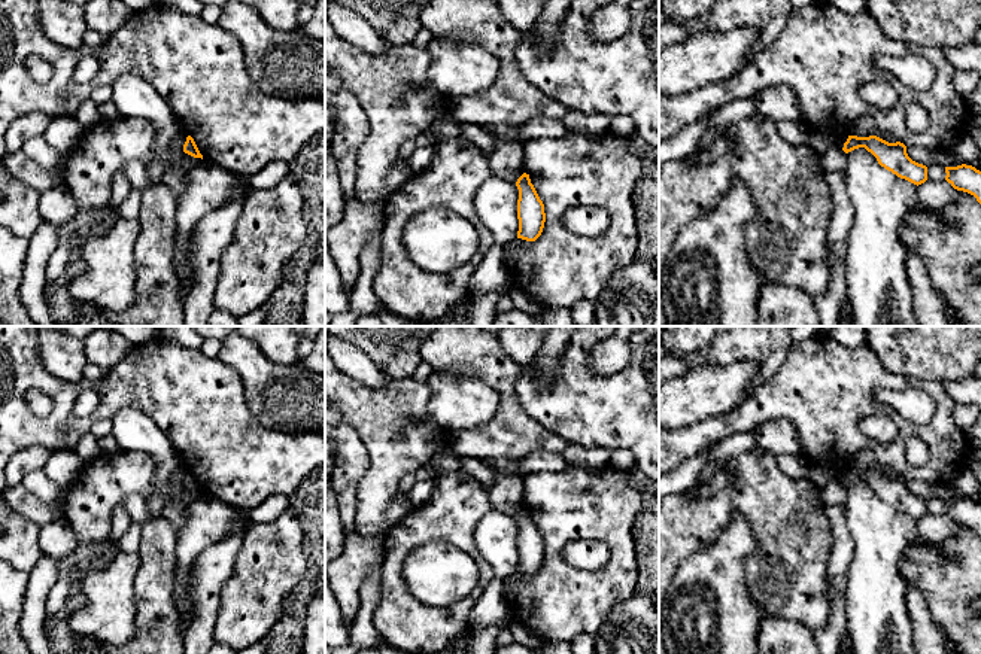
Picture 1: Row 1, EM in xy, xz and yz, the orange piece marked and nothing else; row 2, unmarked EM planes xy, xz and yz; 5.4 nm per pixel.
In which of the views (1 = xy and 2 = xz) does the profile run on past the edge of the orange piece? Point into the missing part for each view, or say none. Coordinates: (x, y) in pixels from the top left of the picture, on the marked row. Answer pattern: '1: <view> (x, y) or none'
1: none
2: none

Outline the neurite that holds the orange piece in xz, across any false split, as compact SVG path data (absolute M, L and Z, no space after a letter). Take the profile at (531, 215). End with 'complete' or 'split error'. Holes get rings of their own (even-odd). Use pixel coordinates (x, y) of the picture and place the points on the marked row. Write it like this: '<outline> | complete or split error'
M523 173L517 179L516 186L519 189L517 238L535 241L541 235L546 222L544 204L531 183L529 174Z | complete

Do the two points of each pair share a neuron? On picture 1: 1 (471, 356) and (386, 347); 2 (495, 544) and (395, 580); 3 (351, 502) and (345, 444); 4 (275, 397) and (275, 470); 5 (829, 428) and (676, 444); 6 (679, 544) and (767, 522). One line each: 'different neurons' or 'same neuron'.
1: different neurons
2: different neurons
3: same neuron
4: different neurons
5: same neuron
6: same neuron

